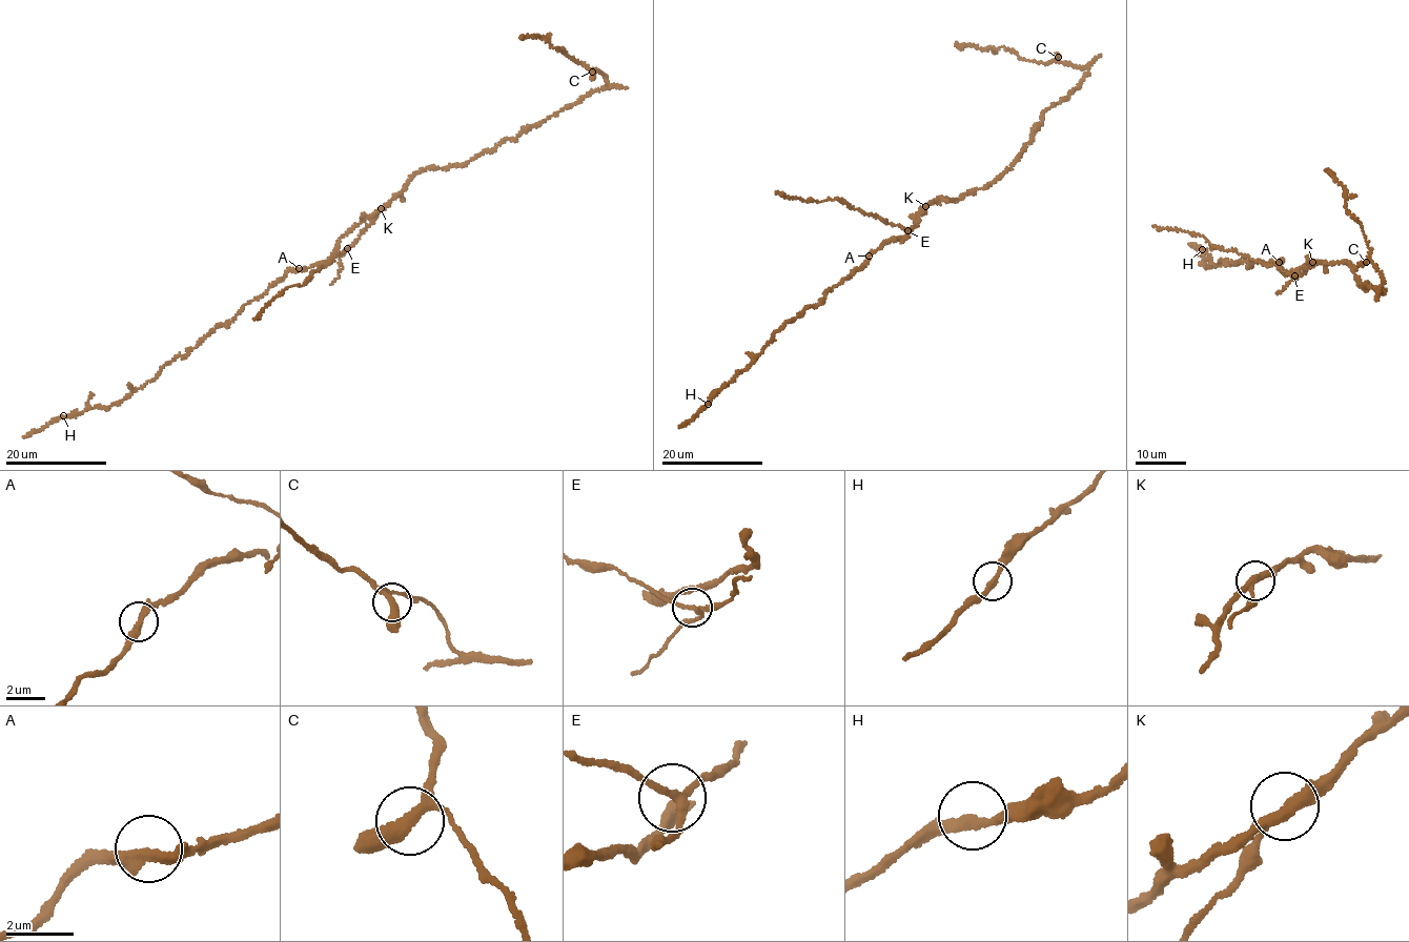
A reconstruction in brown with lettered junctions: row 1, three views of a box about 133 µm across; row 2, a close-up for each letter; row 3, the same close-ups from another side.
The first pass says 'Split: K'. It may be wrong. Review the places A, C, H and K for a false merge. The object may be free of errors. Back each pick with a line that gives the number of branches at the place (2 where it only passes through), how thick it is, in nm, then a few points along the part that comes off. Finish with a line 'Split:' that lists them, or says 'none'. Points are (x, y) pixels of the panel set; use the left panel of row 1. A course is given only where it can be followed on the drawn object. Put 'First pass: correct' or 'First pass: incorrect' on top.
First pass: correct
K: 3 | 280 nm | (381, 209), (345, 249), (312, 271), (305, 284), (285, 287), (265, 304), (253, 321)
Split: K

